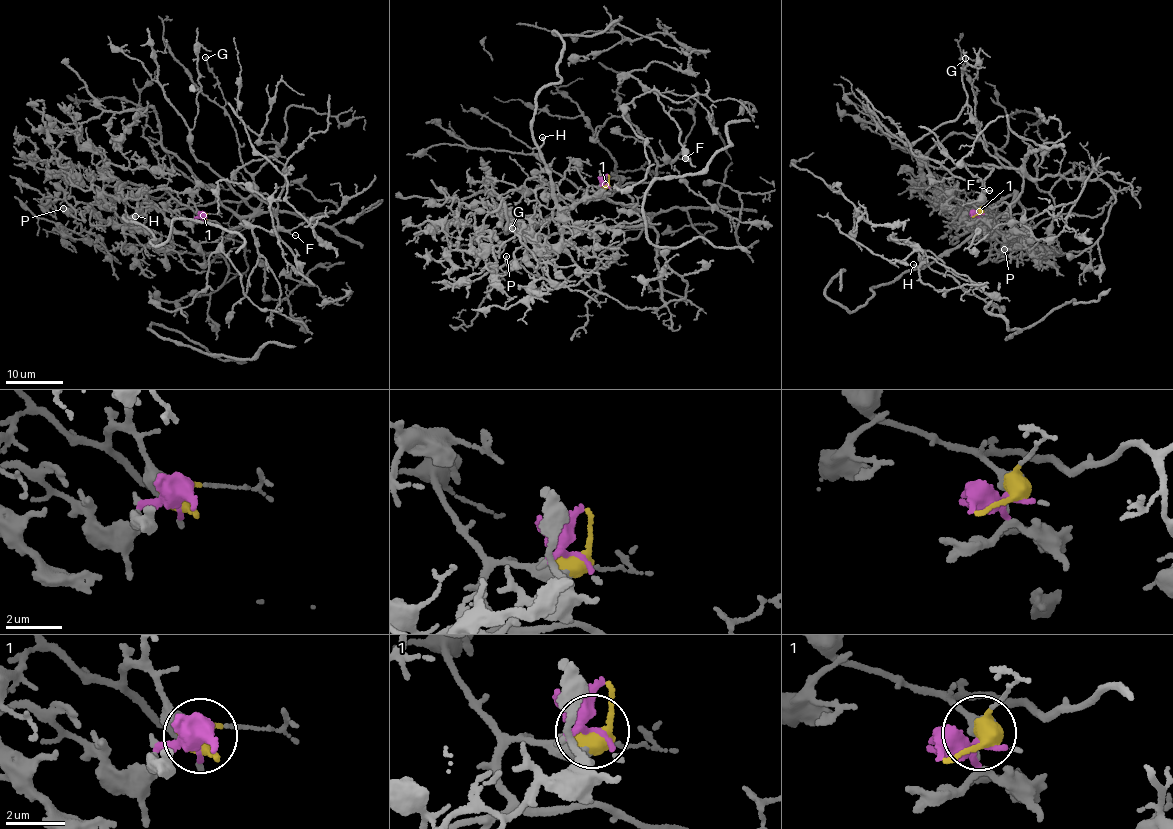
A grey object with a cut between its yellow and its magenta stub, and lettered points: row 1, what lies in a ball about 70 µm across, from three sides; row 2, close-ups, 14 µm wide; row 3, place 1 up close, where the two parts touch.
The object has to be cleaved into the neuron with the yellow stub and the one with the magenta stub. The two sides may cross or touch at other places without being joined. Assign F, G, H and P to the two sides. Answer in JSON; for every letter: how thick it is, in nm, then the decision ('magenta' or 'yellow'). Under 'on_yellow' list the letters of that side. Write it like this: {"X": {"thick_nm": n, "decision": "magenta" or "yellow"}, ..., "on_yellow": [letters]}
{"F": {"thick_nm": 90, "decision": "yellow"}, "G": {"thick_nm": 150, "decision": "yellow"}, "H": {"thick_nm": 220, "decision": "magenta"}, "P": {"thick_nm": 190, "decision": "magenta"}, "on_yellow": ["F", "G"]}

